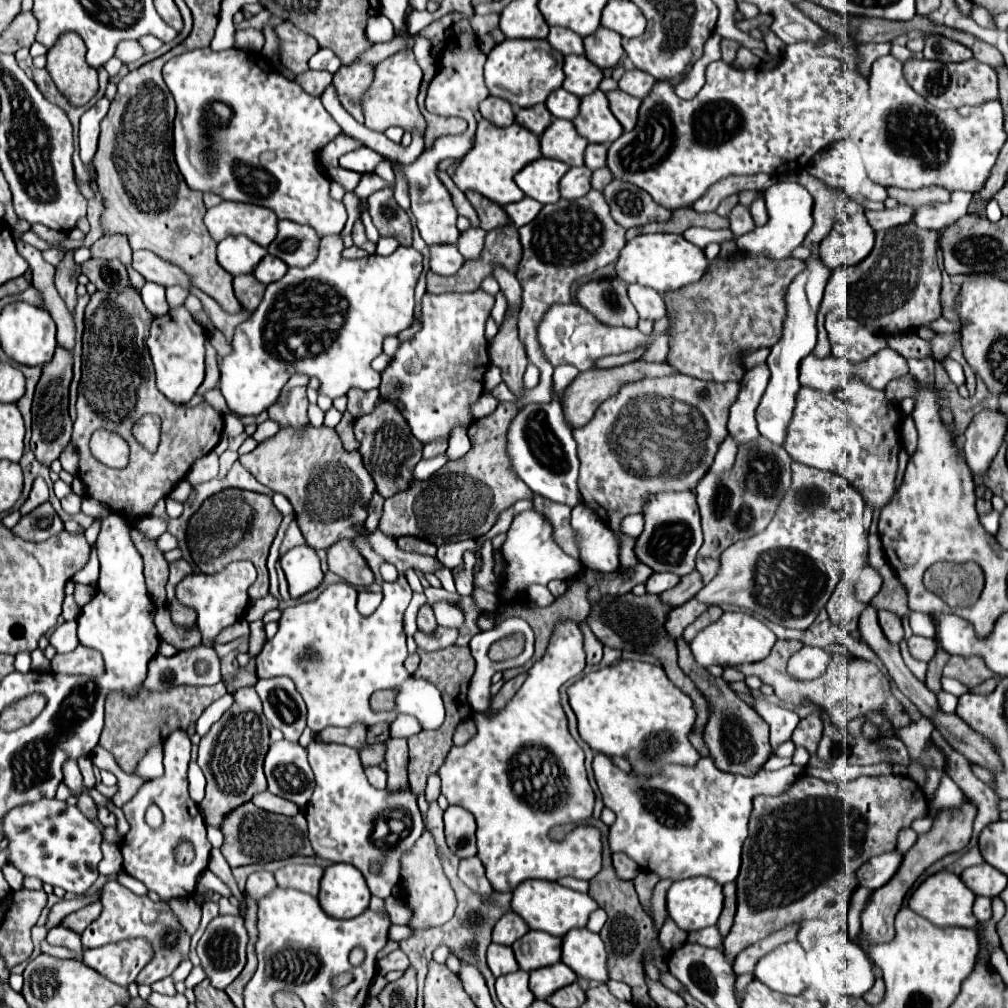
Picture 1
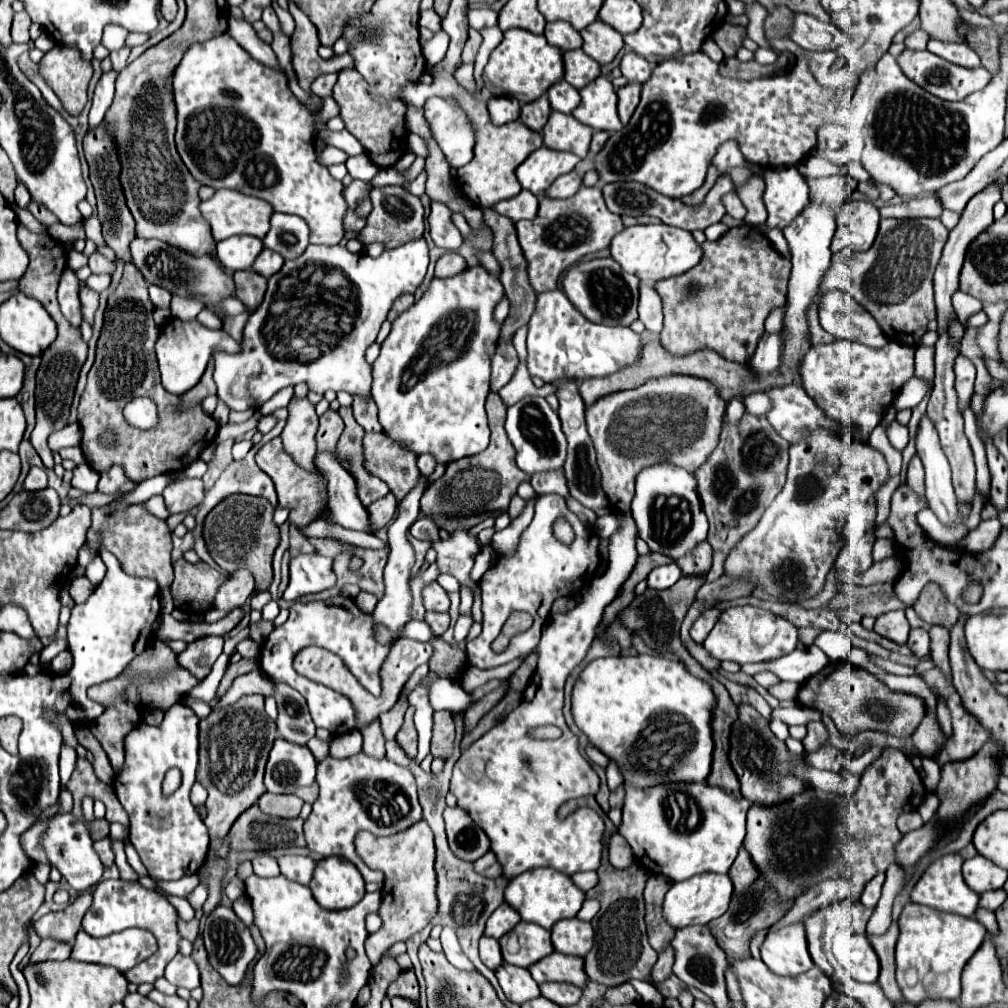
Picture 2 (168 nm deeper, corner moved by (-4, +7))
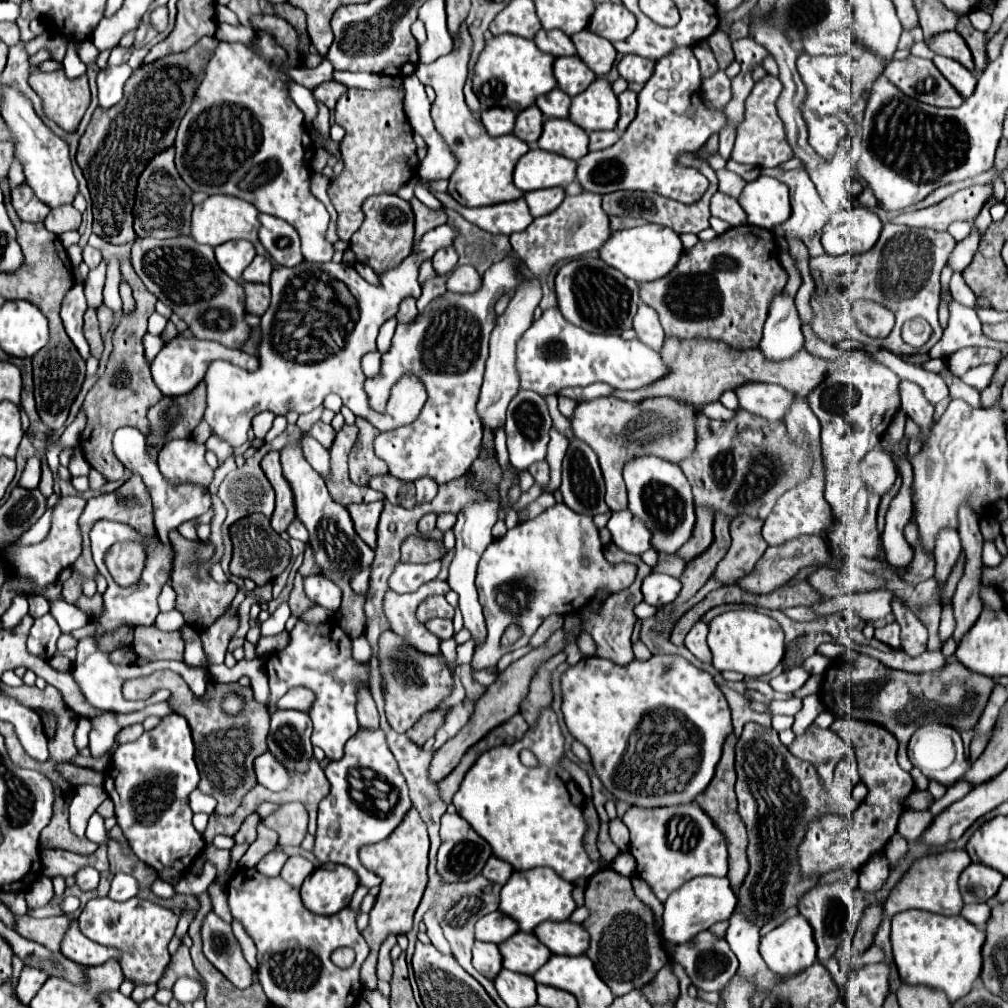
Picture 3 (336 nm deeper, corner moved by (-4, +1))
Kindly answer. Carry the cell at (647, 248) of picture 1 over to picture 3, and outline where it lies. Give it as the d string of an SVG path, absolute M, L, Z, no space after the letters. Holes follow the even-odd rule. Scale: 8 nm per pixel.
M651 223L633 227L633 229L615 231L599 251L601 259L607 265L619 269L625 277L635 279L637 283L649 283L649 281L657 281L657 279L669 275L669 271L673 267L677 267L681 253L683 253L683 243L681 243L679 235L669 227L651 225Z

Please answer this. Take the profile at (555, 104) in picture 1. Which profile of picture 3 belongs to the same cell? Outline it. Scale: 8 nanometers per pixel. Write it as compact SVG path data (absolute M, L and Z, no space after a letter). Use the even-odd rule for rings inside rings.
M553 89L547 95L541 95L537 99L537 107L541 109L541 113L549 119L549 117L567 117L569 115L569 107L571 107L571 97L561 91L561 89Z

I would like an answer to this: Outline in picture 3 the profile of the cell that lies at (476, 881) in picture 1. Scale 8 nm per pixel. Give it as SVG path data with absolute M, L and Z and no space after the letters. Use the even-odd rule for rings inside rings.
M489 857L489 861L487 861L487 865L483 867L483 871L481 871L481 875L485 877L485 879L489 879L489 881L493 881L493 883L507 883L507 879L511 877L511 873L513 873L513 867L507 863L507 861L501 861L501 859L497 859L497 857Z

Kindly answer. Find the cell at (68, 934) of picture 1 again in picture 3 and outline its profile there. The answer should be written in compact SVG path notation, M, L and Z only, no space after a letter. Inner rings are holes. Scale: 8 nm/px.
M23 967L21 971L21 977L19 977L19 983L15 987L15 993L19 997L21 1003L29 1003L31 997L37 993L37 989L47 981L47 973L43 969L33 969L33 967Z

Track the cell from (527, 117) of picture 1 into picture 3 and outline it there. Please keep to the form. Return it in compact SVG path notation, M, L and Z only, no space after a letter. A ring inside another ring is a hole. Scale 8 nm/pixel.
M531 105L529 109L525 109L517 115L517 123L515 123L513 133L517 137L521 137L525 143L535 145L543 133L543 121L545 119L543 119L543 113L539 111L539 107Z

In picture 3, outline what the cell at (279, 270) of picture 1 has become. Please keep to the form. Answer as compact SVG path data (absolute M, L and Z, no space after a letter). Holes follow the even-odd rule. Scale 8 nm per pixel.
M257 255L253 259L253 263L245 269L243 273L243 281L251 281L251 283L269 283L269 277L273 273L273 265L267 257Z

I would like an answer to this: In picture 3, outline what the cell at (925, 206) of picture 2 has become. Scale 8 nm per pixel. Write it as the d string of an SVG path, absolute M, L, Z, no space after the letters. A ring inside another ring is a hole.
M973 185L967 189L957 191L955 195L943 199L937 205L931 205L927 209L901 213L893 219L893 223L909 225L909 227L929 227L935 231L945 231L949 223L953 221L973 221L983 203L993 195L991 185Z

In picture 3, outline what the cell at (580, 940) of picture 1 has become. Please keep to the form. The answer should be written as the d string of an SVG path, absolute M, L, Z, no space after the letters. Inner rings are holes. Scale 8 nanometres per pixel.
M571 921L565 923L541 923L535 929L541 943L557 955L583 955L589 947L589 933Z

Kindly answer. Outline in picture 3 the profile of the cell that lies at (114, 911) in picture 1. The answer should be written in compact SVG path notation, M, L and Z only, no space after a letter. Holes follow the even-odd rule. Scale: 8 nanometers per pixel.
M95 897L81 911L79 929L91 941L123 951L121 969L127 981L135 985L157 985L171 961L167 945L175 935L177 921L179 917L171 909L155 905L147 899L133 897L129 901L113 901L111 897Z

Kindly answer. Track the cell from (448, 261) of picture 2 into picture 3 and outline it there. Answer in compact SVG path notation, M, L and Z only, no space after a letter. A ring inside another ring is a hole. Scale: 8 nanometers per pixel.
M473 265L455 267L447 277L447 289L453 293L473 293L481 285L481 277L473 269Z

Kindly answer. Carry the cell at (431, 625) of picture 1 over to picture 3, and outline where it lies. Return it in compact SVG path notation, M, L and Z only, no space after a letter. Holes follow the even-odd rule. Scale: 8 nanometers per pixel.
M431 595L417 607L417 619L425 623L427 619L433 617L443 617L443 619L453 619L453 607L447 603L443 595Z

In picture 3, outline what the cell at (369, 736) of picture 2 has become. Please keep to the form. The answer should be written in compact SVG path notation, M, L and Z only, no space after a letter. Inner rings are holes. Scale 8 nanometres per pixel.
M361 689L357 701L357 719L361 729L379 729L379 713L375 701L367 689Z

